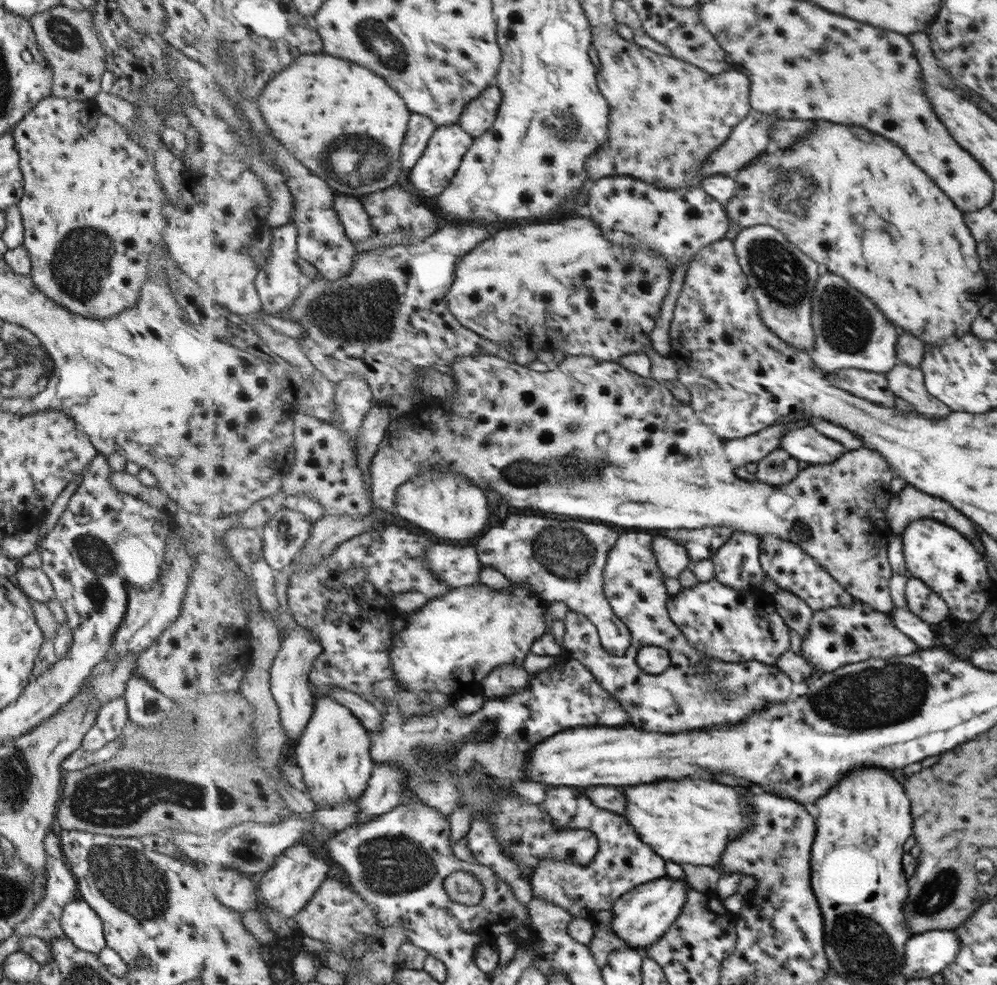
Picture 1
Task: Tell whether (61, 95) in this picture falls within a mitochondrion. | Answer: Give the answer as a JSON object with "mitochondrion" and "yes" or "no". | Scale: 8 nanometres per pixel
{"mitochondrion":"no"}

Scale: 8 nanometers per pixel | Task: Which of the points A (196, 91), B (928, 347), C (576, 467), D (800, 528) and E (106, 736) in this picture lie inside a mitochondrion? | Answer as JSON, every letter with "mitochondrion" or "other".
{"A":"other","B":"other","C":"mitochondrion","D":"mitochondrion","E":"other"}

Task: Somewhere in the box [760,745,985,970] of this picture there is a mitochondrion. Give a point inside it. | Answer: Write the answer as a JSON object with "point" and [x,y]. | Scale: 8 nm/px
{"point":[938,894]}

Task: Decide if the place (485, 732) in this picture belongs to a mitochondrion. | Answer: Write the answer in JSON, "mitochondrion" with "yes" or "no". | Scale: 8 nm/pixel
{"mitochondrion":"yes"}

